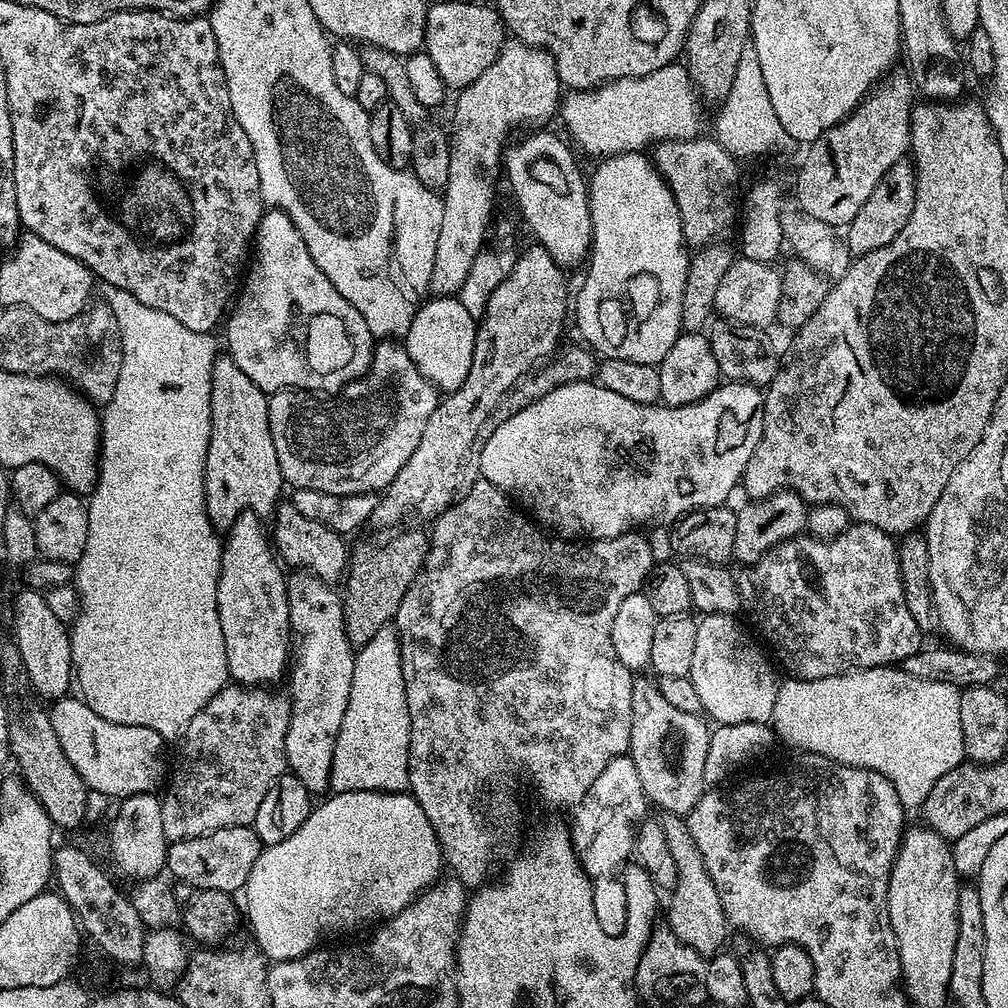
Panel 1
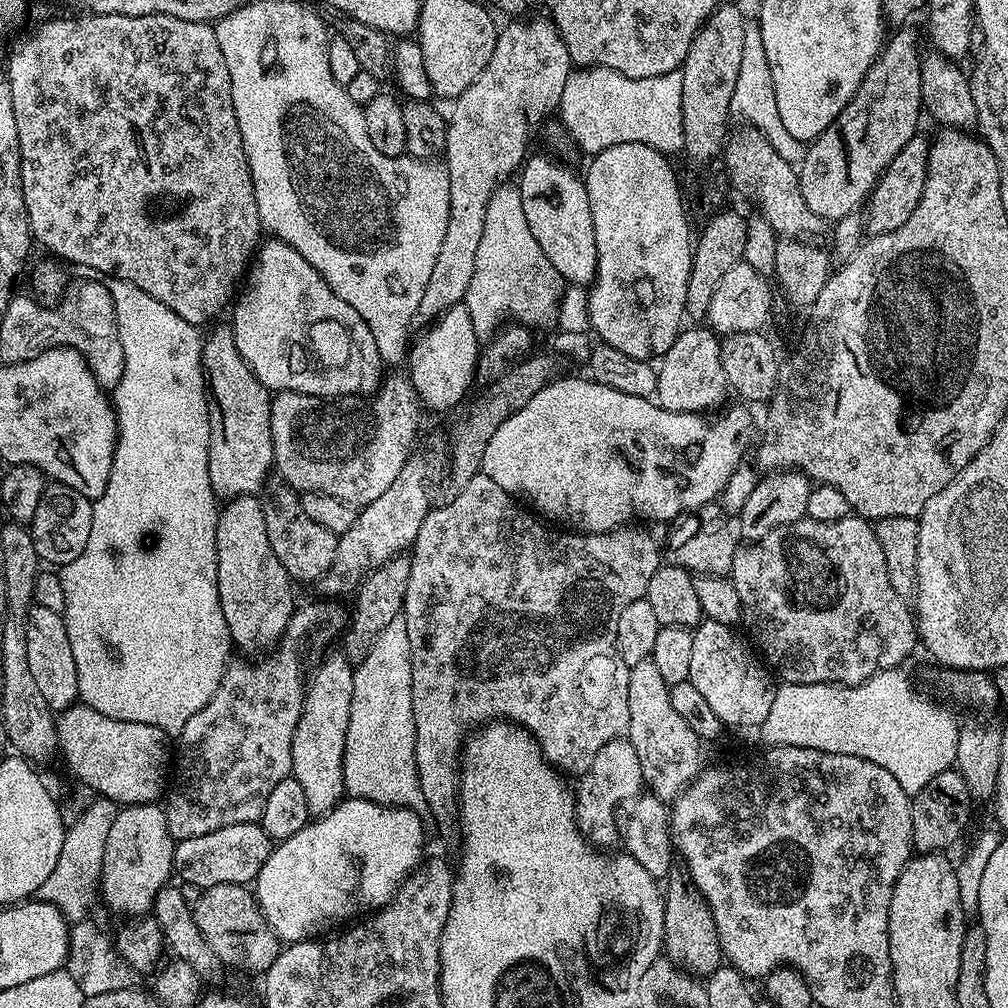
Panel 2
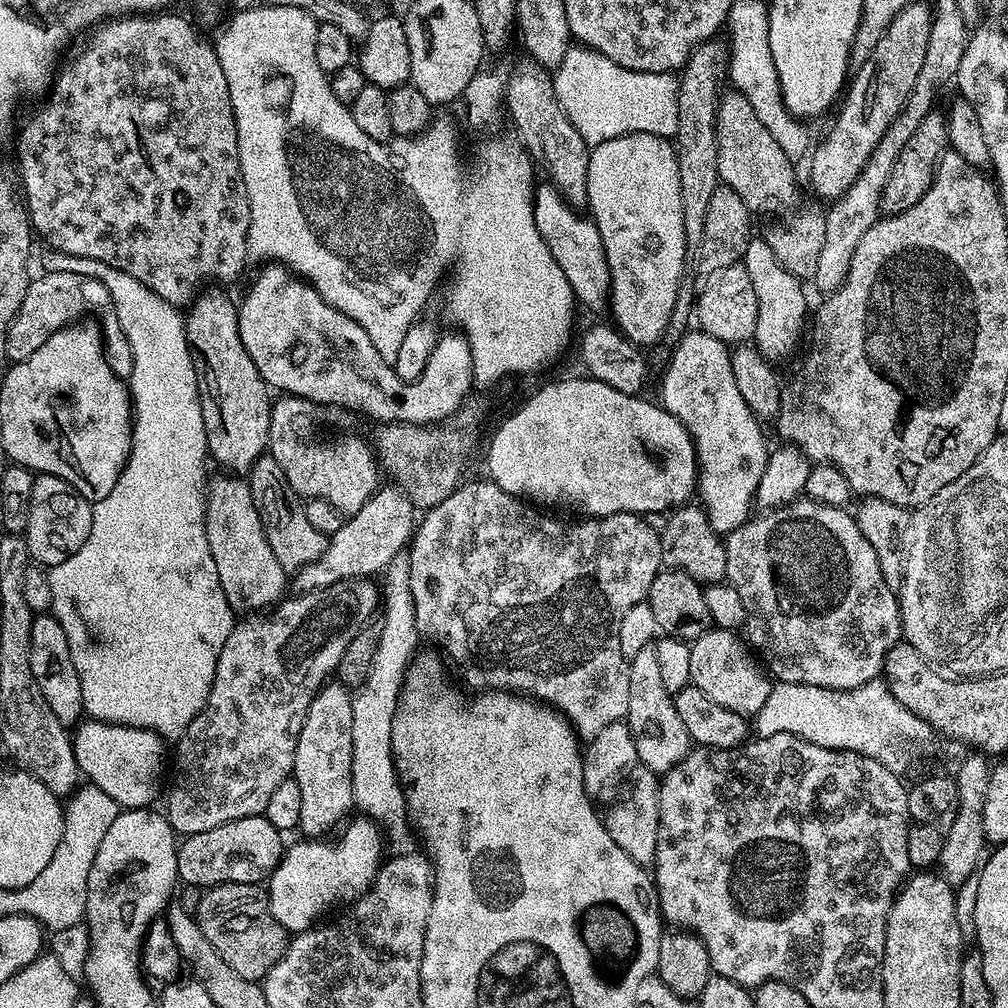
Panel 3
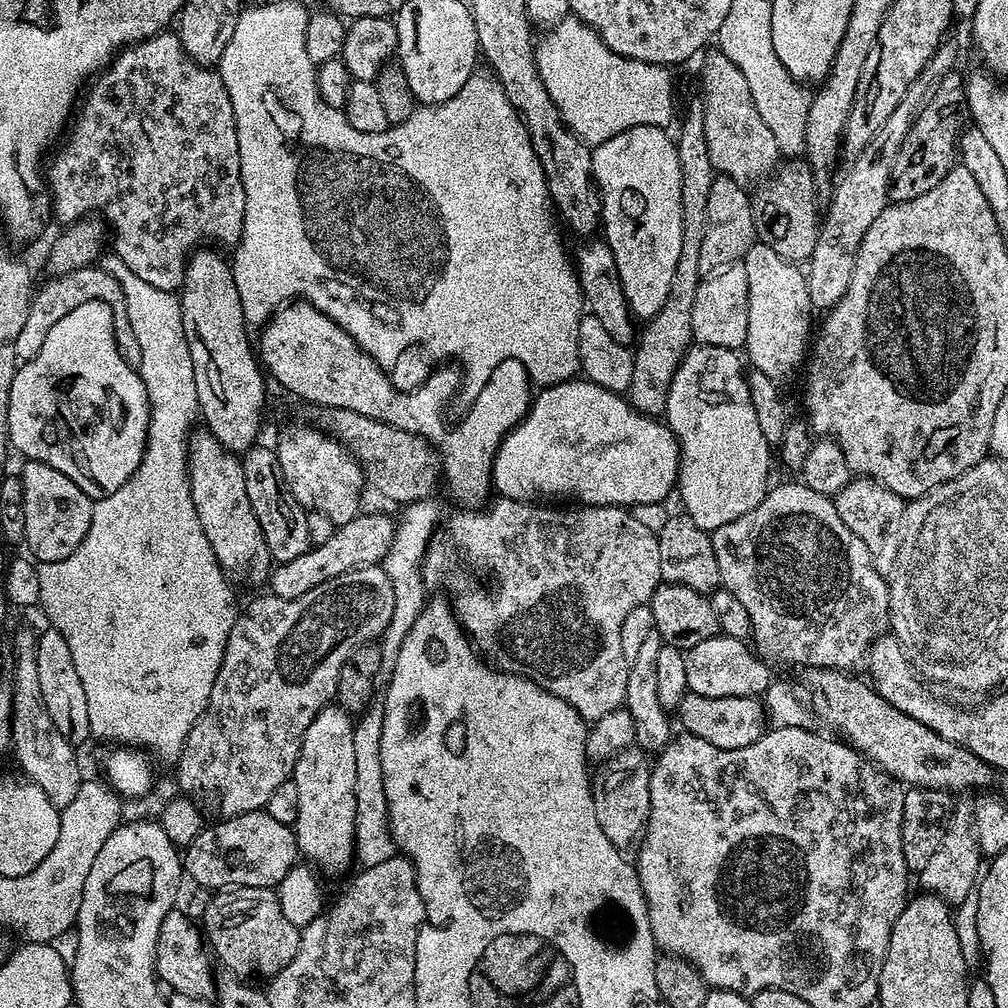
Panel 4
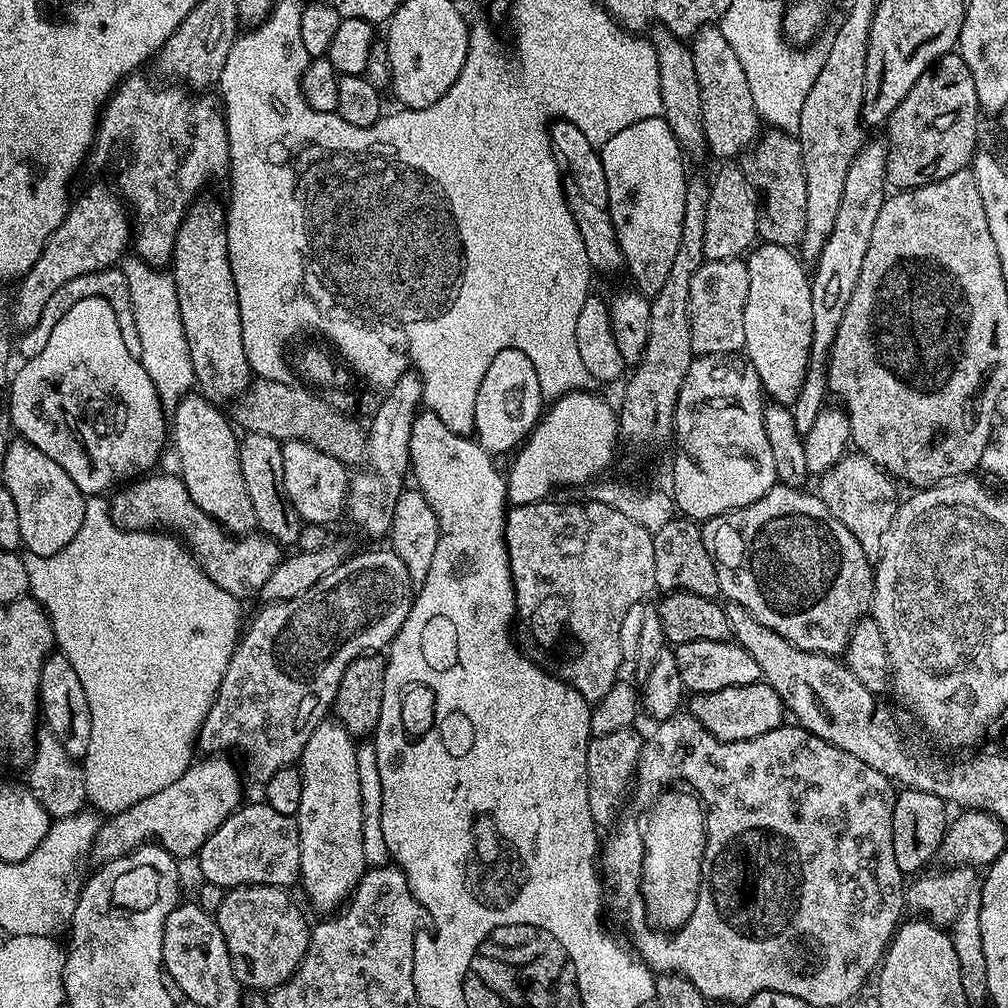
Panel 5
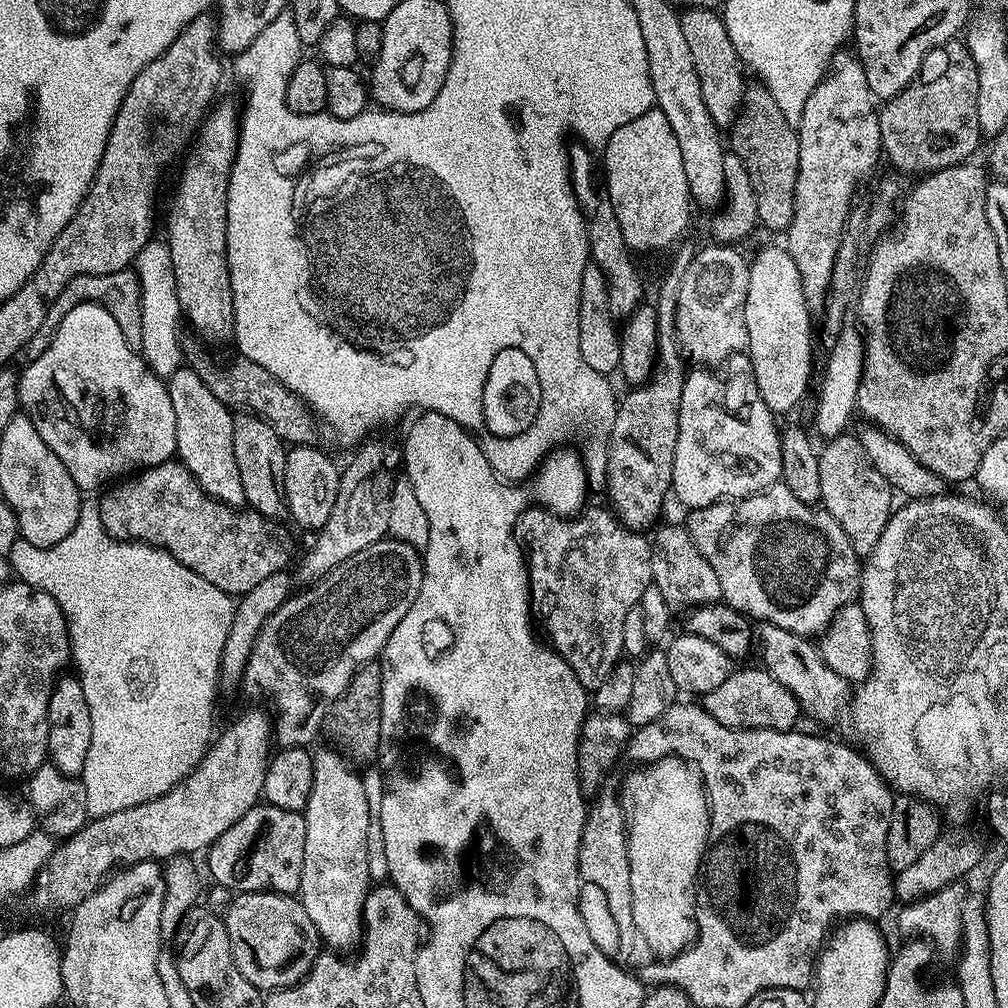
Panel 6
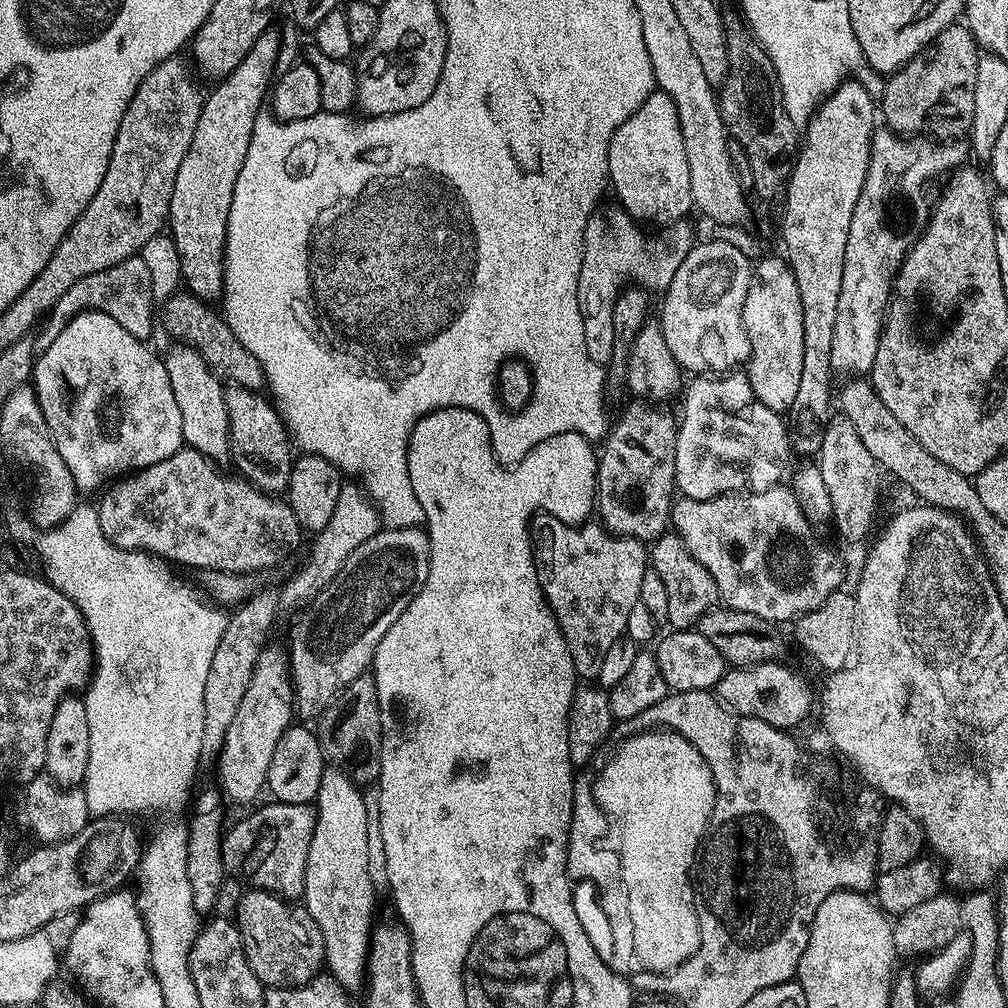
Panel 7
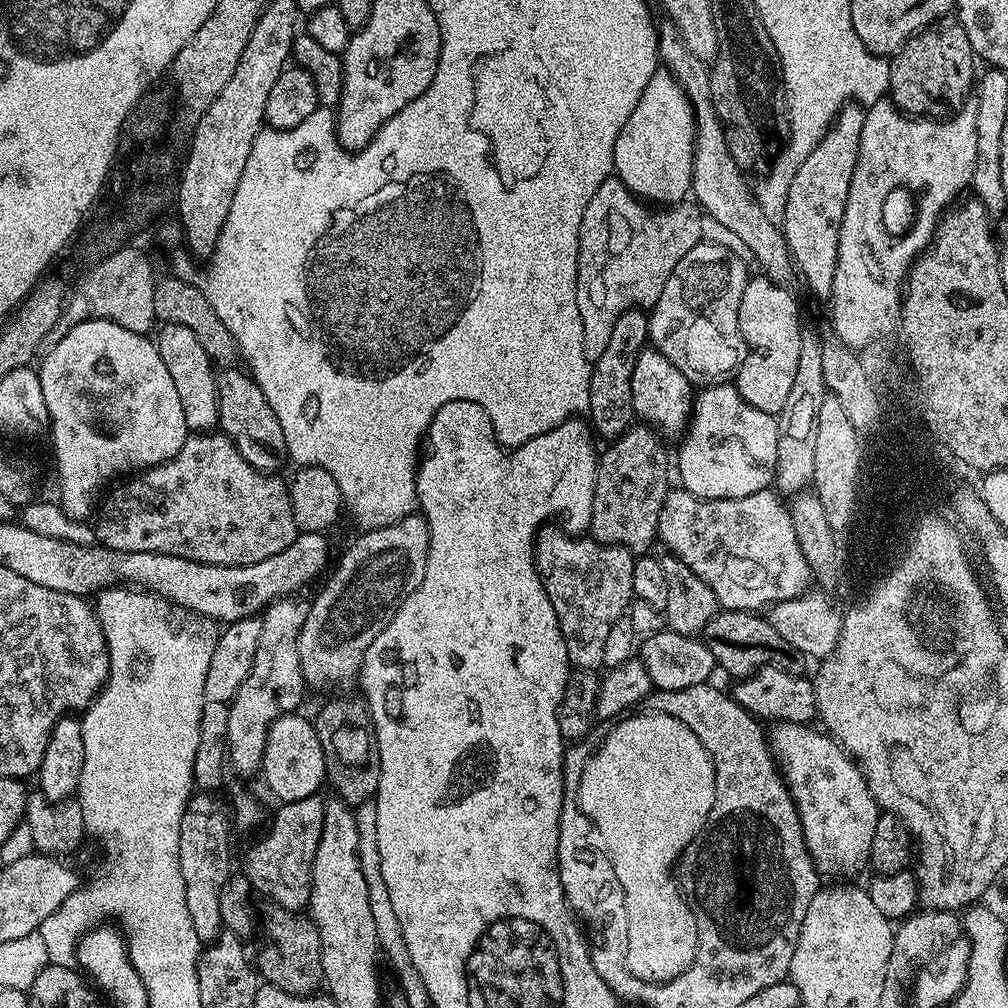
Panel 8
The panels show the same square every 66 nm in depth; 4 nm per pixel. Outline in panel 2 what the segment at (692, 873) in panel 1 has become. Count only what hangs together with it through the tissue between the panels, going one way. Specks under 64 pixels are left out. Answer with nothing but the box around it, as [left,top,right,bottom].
[663,871,722,978]

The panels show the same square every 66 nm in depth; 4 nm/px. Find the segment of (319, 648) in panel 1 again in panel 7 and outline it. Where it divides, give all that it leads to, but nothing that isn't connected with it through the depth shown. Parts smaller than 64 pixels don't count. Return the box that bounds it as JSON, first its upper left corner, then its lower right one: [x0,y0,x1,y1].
[302,766,378,990]

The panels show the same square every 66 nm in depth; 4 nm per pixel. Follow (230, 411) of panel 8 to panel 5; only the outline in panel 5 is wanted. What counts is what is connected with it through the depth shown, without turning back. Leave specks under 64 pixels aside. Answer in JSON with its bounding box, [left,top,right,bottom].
[240,432,302,546]

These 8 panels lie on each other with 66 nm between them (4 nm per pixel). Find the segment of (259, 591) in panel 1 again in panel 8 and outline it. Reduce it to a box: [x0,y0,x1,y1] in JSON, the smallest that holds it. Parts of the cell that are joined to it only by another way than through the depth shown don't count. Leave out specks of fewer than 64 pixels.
[154,324,220,433]

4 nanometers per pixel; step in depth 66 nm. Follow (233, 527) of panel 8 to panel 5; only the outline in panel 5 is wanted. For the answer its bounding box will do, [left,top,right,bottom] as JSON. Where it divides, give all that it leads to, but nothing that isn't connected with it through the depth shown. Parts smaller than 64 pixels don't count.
[108,475,282,602]

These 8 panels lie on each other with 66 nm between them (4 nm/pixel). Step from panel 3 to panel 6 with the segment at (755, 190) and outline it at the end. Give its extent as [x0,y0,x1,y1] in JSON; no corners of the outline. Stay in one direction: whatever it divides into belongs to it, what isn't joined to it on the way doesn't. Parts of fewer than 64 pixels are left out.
[680,8,746,129]

